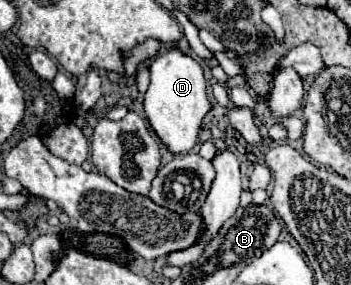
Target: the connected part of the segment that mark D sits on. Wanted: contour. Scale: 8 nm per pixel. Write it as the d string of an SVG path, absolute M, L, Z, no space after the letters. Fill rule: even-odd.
M171 49L165 55L157 55L149 71L151 85L145 93L145 115L169 153L189 153L197 145L197 133L201 129L203 117L211 109L203 69L193 57L183 55L179 49Z

